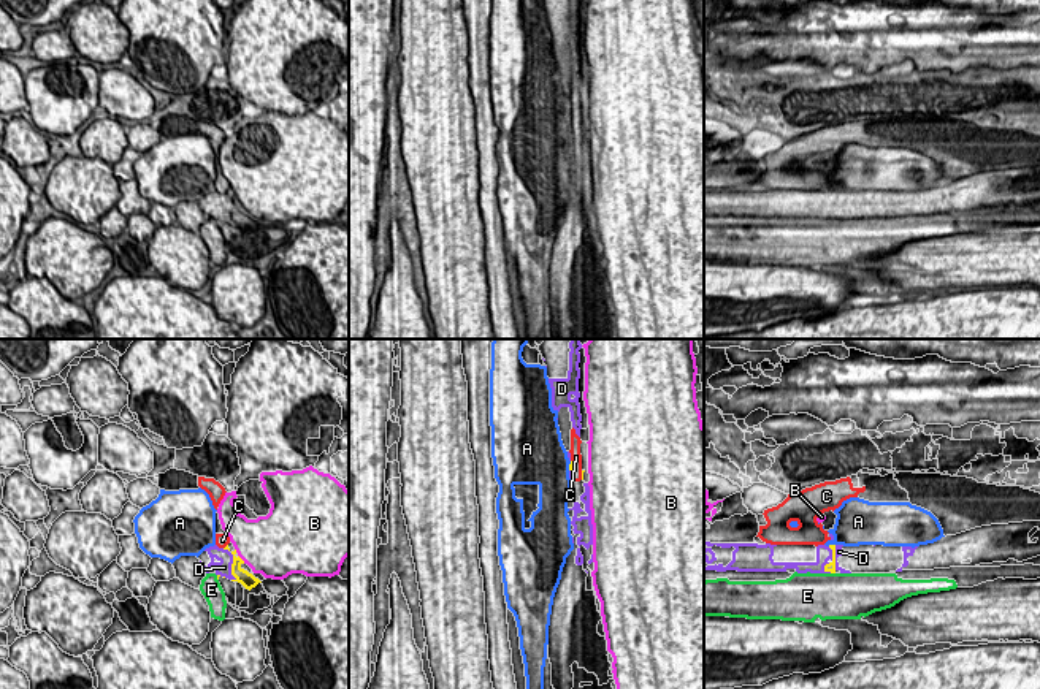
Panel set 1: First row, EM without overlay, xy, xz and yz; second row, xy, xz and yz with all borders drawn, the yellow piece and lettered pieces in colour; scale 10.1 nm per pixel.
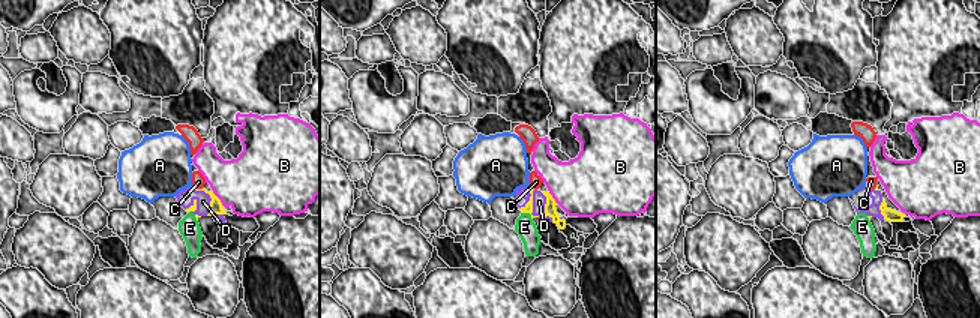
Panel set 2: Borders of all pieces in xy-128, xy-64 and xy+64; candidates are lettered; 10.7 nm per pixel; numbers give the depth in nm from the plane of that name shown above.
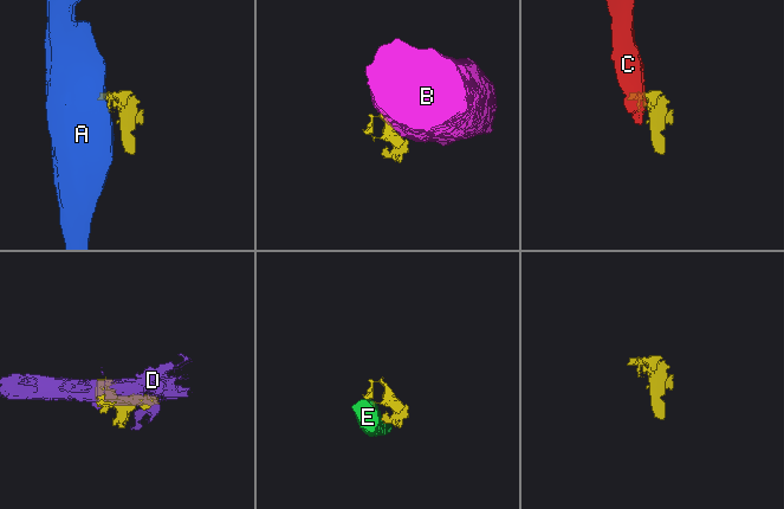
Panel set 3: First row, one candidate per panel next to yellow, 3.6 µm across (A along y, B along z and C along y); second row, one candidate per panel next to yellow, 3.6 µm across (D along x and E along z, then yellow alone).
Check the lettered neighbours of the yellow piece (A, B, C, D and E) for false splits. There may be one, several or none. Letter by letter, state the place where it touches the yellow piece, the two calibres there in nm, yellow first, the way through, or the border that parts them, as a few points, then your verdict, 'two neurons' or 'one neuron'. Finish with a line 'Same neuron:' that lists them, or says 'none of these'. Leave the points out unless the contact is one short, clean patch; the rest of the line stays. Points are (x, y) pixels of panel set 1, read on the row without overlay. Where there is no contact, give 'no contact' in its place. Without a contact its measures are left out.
A: yz (831, 190) | 100/340 nm | along yz (834, 189), (828, 190) | two neurons
B: xy (241, 205) | 160/500 nm | two neurons
C: xz (571, 110) | 30/120 nm | along xz (571, 105), (573, 114) | two neurons
D: yz (834, 203) | 100/90 nm | two neurons
E: yz (833, 217) | 100/480 nm | along yz (831, 217), (834, 219) | two neurons
Same neuron: none of these

